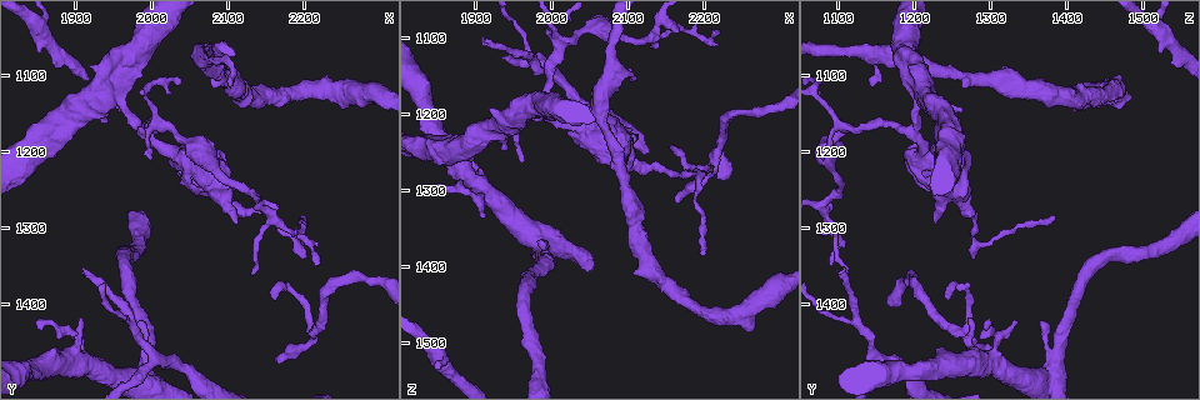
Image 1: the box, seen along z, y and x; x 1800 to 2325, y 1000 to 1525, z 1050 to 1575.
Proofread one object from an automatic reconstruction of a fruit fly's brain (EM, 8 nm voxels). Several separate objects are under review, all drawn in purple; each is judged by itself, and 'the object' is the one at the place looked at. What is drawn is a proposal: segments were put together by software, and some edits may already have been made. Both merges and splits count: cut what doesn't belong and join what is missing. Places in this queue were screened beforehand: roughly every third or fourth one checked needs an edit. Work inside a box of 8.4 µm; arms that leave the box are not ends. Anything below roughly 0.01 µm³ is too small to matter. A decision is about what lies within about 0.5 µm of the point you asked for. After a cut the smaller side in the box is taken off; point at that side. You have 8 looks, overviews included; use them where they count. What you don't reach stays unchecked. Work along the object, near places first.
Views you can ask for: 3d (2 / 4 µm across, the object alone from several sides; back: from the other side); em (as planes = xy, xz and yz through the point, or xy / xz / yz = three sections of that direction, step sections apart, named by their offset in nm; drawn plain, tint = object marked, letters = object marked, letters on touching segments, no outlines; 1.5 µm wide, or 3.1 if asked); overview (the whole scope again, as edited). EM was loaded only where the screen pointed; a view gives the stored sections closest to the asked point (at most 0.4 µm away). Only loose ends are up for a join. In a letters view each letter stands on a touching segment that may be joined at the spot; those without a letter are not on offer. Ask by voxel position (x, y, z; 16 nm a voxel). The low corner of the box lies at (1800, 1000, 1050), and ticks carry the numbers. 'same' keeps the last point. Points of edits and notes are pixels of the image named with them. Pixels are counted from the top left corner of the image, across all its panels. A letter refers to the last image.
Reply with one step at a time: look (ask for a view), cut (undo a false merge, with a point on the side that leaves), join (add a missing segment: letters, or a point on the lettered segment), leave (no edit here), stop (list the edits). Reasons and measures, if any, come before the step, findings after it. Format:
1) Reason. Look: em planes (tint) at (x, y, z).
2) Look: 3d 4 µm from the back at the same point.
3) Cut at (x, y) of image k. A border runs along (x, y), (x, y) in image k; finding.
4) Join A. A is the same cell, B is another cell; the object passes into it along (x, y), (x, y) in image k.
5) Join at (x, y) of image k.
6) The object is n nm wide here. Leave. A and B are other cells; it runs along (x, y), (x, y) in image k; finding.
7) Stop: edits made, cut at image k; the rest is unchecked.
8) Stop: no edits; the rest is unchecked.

Three arms meet. Look: 3d 4 µm at (1970, 1420, 1125).

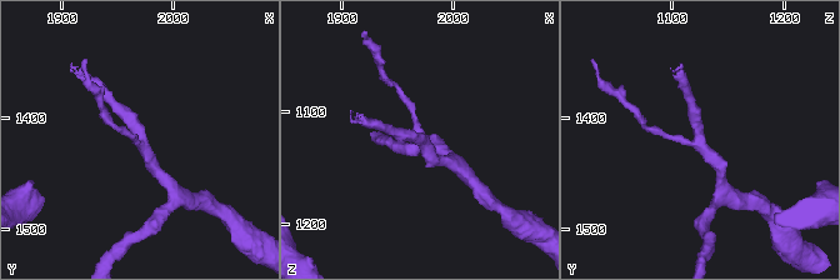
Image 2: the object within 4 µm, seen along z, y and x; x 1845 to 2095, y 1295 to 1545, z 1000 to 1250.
Shape alone is not enough. Look: em planes (tint) at (1974, 1420, 1122).

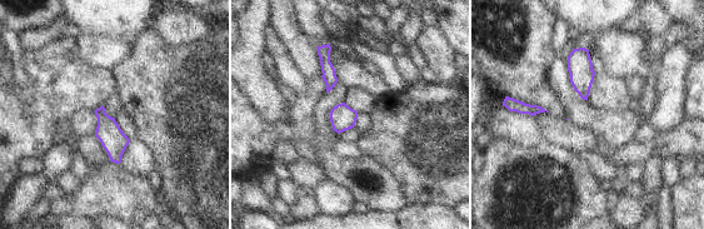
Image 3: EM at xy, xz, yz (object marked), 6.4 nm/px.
Look: em planes (letters) at the same point.

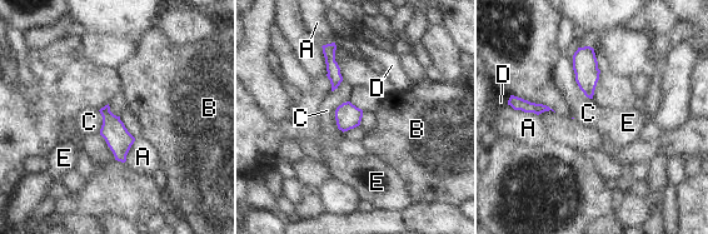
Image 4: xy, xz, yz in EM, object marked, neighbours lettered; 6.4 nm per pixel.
The longest contact is with C, 300 nm. Leave. A, B, C, D and E are other cells; one neuron here.

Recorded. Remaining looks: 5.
Look: em planes (letters) at (2220, 1350, 1090).

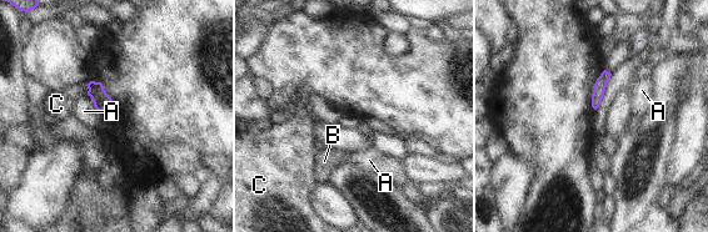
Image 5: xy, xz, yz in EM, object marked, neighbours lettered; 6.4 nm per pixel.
Leave. A, B and C are other cells; a border runs along (86, 94), (98, 112) in image 5; no lettered segment goes on from it.

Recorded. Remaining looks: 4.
Free end. Look: 3d 4 µm at (2165, 1470, 1315).

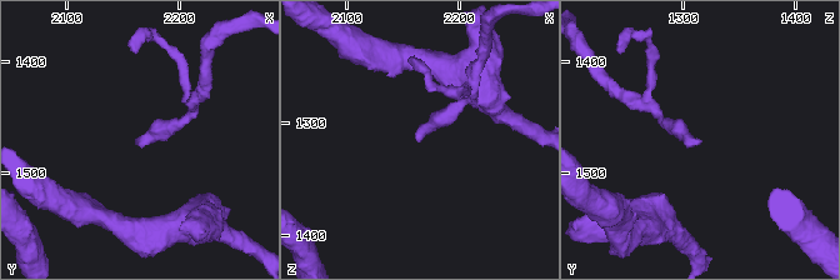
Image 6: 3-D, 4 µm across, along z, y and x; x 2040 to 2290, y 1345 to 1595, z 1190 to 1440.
Shape alone is not enough. Look: em planes (letters) at (2166, 1468, 1318).

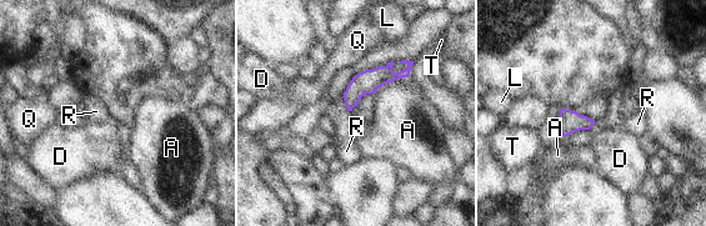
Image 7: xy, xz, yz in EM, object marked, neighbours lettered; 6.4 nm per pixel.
The object is 110 nm wide here. Join D. D is the same cell, A, L, Q, R and T are other cells; the object passes into it along (570, 121), (592, 125), (619, 154) in image 7; it goes on there.

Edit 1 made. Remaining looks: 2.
Stop: edits made, join at image 7; the rest is unchecked.

